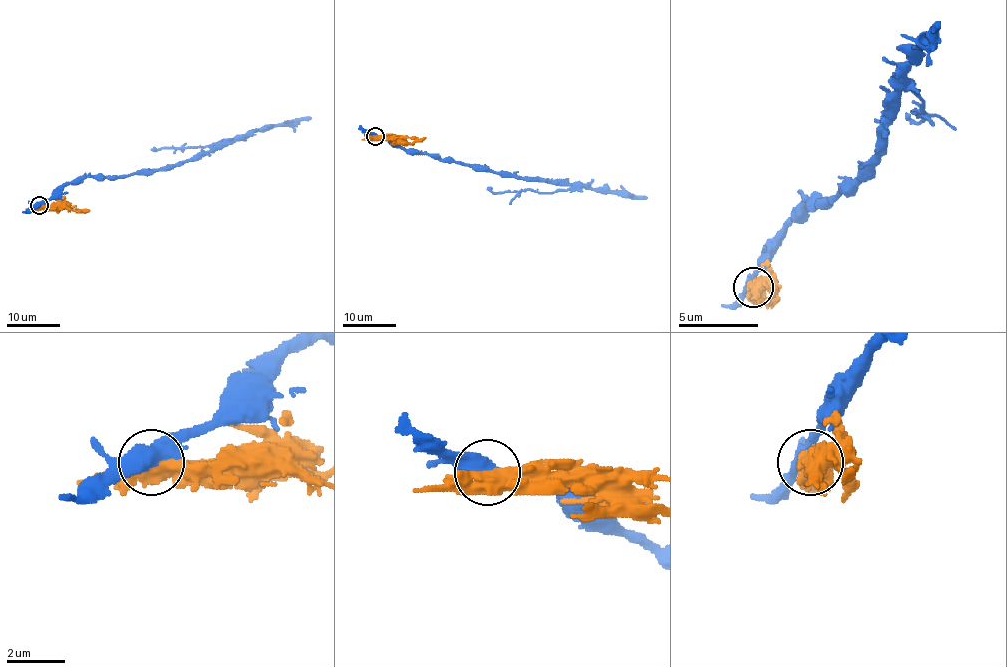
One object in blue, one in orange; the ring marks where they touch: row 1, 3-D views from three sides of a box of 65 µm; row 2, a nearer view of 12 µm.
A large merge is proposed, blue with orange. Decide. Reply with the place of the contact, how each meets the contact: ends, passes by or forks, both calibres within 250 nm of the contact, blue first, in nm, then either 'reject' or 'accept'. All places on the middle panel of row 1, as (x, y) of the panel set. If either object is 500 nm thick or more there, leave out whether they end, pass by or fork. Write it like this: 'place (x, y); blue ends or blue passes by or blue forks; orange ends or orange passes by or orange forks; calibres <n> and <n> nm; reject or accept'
place (375, 136); calibres 550 and 550 nm; reject

